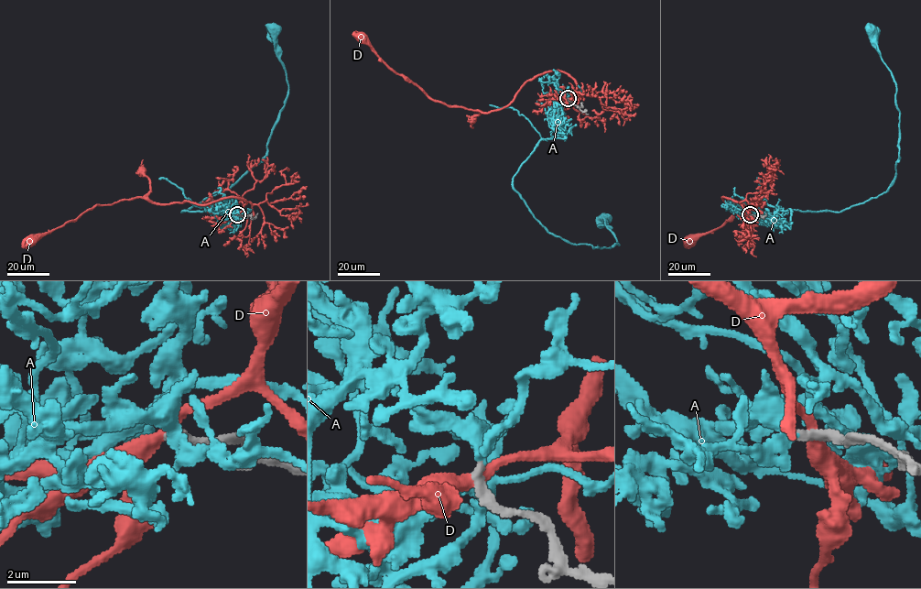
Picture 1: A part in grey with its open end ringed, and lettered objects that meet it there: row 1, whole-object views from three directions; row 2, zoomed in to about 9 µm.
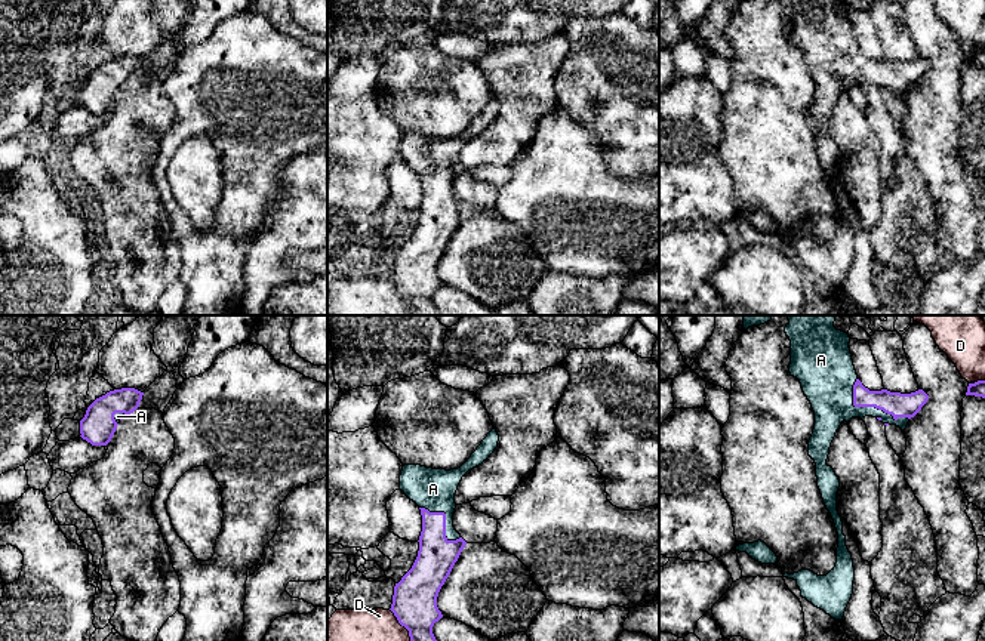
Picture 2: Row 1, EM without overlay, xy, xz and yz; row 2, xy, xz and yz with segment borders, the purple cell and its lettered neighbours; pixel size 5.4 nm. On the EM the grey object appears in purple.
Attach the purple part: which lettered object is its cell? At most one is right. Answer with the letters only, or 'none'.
A

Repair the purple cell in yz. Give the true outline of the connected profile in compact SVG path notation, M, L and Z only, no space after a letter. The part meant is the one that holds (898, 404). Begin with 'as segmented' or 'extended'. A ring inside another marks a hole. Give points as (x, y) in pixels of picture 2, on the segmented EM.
extended; M788 315L785 333L791 340L789 373L800 380L815 412L809 456L816 463L818 487L838 533L837 563L827 576L801 570L794 574L785 573L784 577L794 579L801 597L815 607L835 620L843 620L853 594L855 567L837 511L840 480L827 465L831 443L841 422L852 417L872 416L886 426L896 425L905 431L929 395L923 389L901 394L865 388L853 366L850 338L834 327L835 317Z

